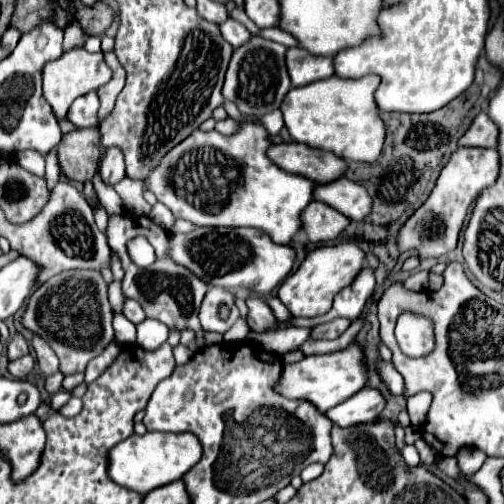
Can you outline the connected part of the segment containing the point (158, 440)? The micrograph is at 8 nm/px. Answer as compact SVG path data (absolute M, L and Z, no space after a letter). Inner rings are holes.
M147 432L145 436L131 434L127 440L119 442L109 452L109 478L119 486L149 494L157 486L181 480L199 460L201 460L201 442L195 434L169 434L169 432Z

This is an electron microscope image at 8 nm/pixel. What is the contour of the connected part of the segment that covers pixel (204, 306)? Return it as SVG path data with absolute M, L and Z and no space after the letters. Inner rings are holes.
M211 288L199 308L201 328L207 332L227 332L233 322L239 318L239 310L235 306L235 296L225 288Z

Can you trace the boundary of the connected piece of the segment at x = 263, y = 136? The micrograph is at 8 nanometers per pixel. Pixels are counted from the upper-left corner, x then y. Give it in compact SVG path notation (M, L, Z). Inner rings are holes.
M225 102L223 106L233 120L239 120L241 128L231 136L221 136L217 130L195 130L161 160L161 164L147 178L147 186L157 200L173 212L175 218L189 220L195 226L249 226L263 230L277 244L291 244L293 236L301 230L301 212L313 200L315 182L305 176L289 174L273 164L267 156L271 146L269 132L253 116L241 114L233 102Z

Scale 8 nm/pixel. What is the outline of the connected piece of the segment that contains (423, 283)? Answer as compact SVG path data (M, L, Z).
M419 272L413 274L405 280L405 288L409 286L409 290L425 290L427 288L427 272Z

